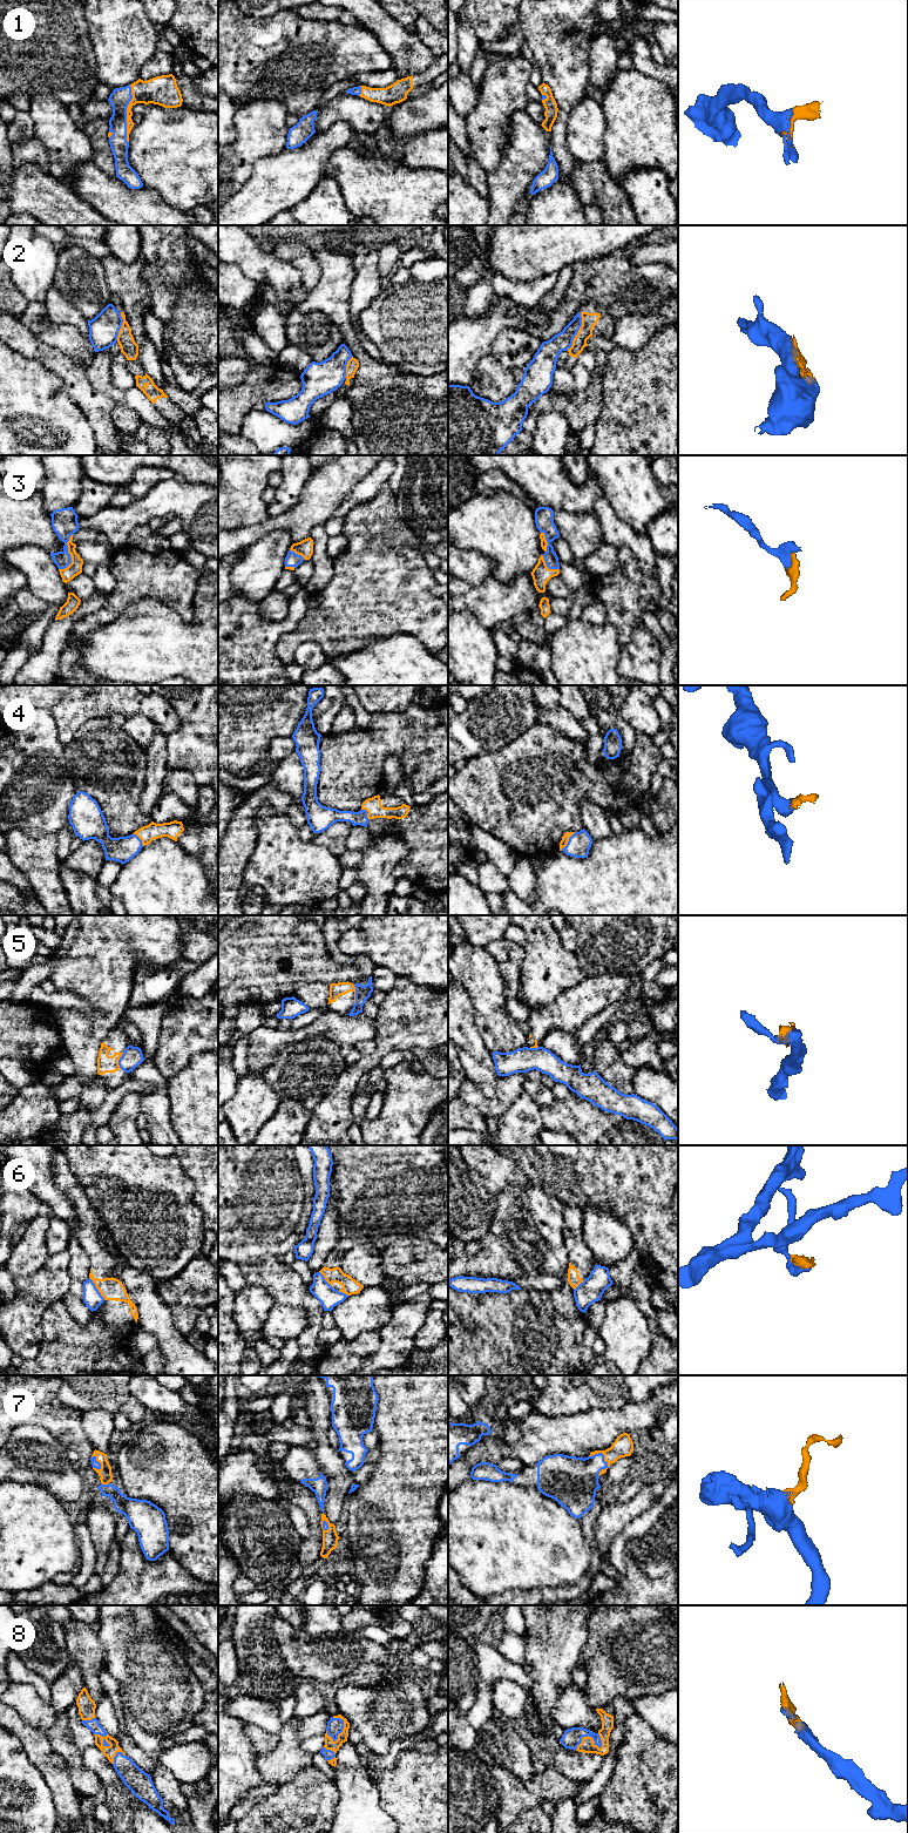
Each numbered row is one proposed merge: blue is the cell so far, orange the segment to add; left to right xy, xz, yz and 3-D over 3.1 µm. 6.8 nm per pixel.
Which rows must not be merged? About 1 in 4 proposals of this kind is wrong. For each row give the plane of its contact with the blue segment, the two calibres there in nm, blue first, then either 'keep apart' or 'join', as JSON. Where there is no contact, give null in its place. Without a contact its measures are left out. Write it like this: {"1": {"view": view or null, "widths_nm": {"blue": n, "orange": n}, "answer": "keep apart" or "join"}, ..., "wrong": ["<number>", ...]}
{"1": {"view": "xy", "widths_nm": {"blue": 140, "orange": 170}, "answer": "join"}, "2": {"view": "yz", "widths_nm": {"blue": 140, "orange": 100}, "answer": "keep apart"}, "3": {"view": "xy", "widths_nm": {"blue": 180, "orange": 90}, "answer": "join"}, "4": {"view": "yz", "widths_nm": {"blue": 160, "orange": 50}, "answer": "join"}, "5": {"view": "xy", "widths_nm": {"blue": 140, "orange": 120}, "answer": "keep apart"}, "6": {"view": "xy", "widths_nm": {"blue": 120, "orange": 160}, "answer": "keep apart"}, "7": {"view": "yz", "widths_nm": {"blue": 320, "orange": 140}, "answer": "join"}, "8": {"view": "yz", "widths_nm": {"blue": 130, "orange": 90}, "answer": "join"}, "wrong": ["2", "5", "6"]}

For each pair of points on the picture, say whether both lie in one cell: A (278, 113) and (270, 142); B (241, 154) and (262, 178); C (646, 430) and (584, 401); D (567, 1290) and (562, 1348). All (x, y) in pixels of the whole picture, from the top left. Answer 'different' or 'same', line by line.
A: same
B: different
C: different
D: same

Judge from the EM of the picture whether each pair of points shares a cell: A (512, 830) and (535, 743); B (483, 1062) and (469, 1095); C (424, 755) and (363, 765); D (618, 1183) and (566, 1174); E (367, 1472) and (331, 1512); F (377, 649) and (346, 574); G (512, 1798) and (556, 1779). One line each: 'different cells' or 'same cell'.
A: same cell
B: different cells
C: same cell
D: same cell
E: same cell
F: different cells
G: same cell

